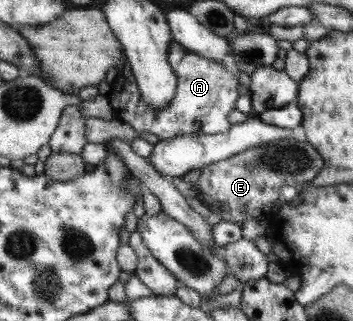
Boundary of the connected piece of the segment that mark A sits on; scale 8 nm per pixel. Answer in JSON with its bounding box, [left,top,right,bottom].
[106,40,238,140]

